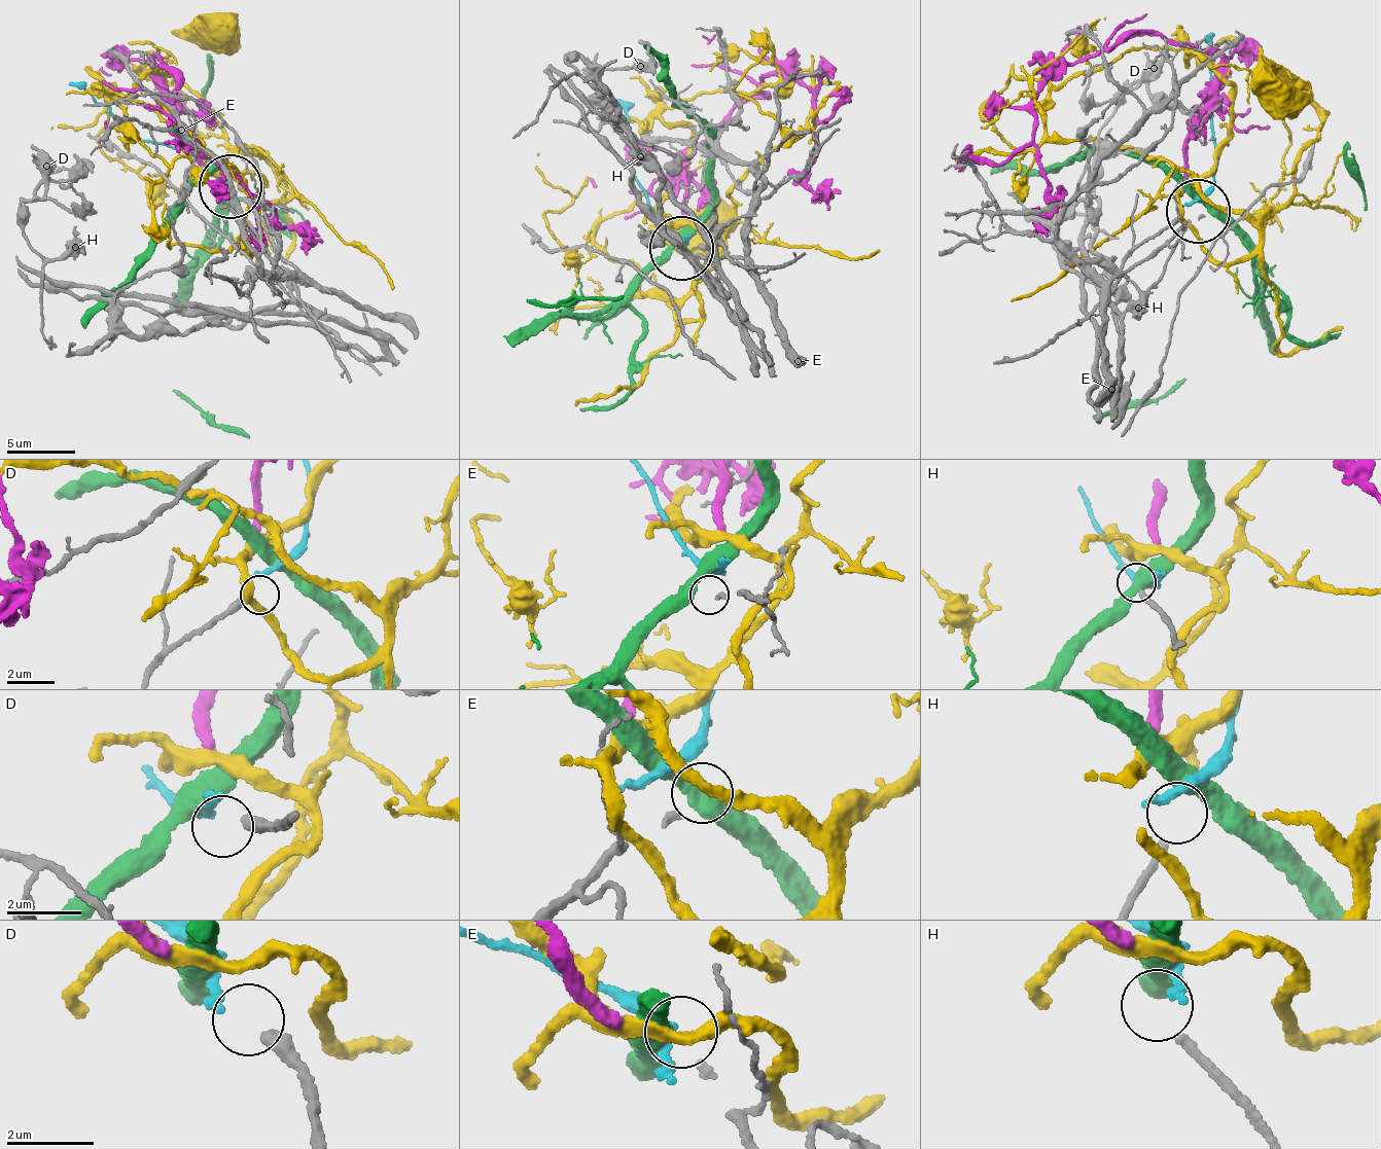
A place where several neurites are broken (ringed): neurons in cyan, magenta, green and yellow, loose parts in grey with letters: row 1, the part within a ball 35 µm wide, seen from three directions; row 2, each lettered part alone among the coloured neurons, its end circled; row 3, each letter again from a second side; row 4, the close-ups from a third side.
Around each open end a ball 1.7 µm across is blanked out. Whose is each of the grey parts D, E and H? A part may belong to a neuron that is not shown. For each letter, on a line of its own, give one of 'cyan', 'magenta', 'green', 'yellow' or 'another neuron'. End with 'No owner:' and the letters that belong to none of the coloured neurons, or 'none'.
D: cyan
E: another neuron
H: another neuron
No owner: E, H

